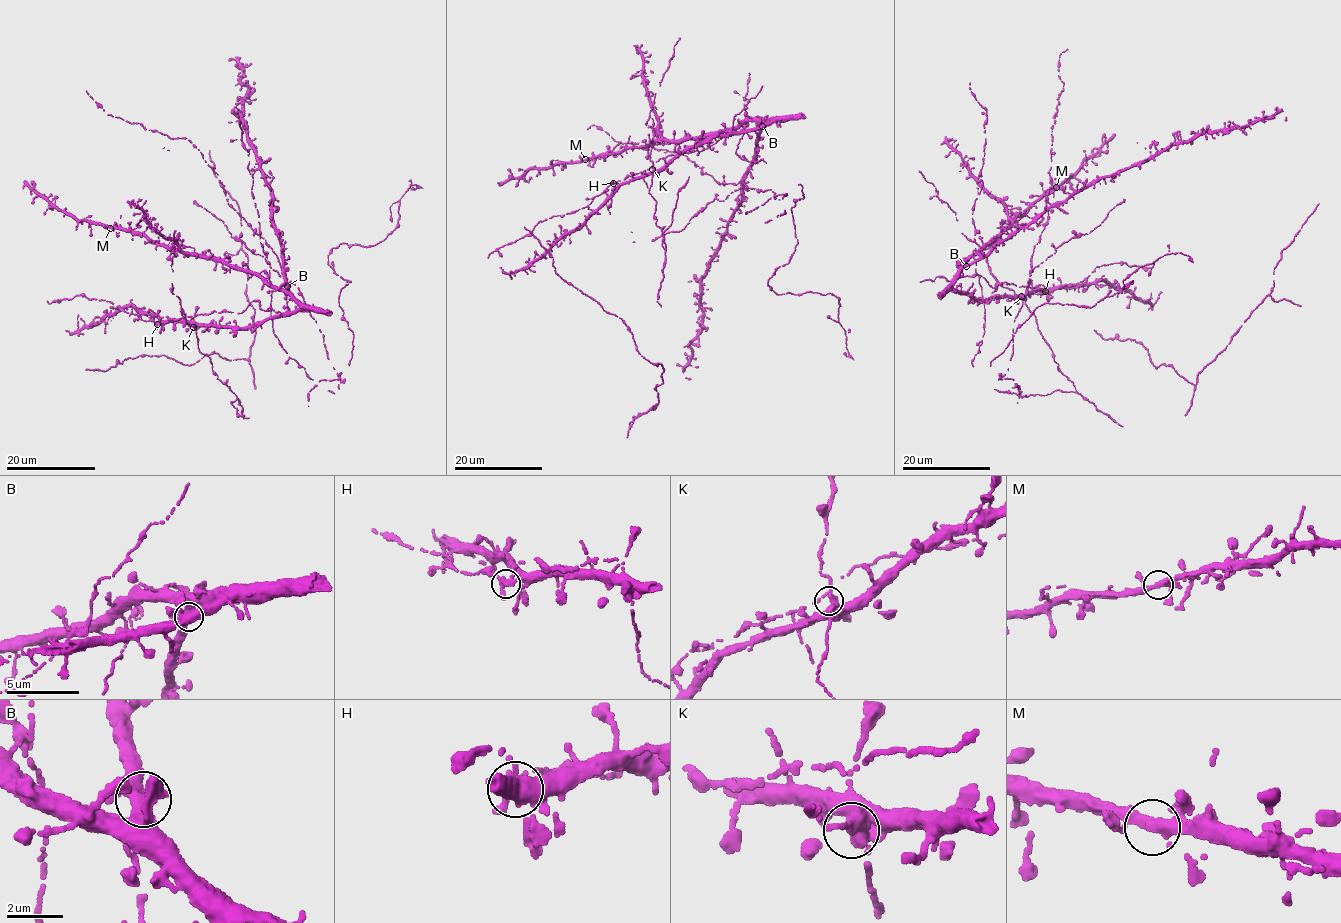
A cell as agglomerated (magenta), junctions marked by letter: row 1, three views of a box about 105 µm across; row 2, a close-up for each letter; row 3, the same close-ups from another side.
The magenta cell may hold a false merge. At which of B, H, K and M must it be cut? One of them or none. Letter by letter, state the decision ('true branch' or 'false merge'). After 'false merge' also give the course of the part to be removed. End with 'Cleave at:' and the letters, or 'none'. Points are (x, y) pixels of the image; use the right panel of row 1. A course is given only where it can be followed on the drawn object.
B: true branch
H: false merge
K: true branch
M: true branch
Cleave at: H

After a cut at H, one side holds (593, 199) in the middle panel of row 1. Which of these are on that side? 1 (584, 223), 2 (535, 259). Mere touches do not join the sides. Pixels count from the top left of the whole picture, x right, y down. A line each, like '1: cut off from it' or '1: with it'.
1: cut off from it
2: cut off from it

